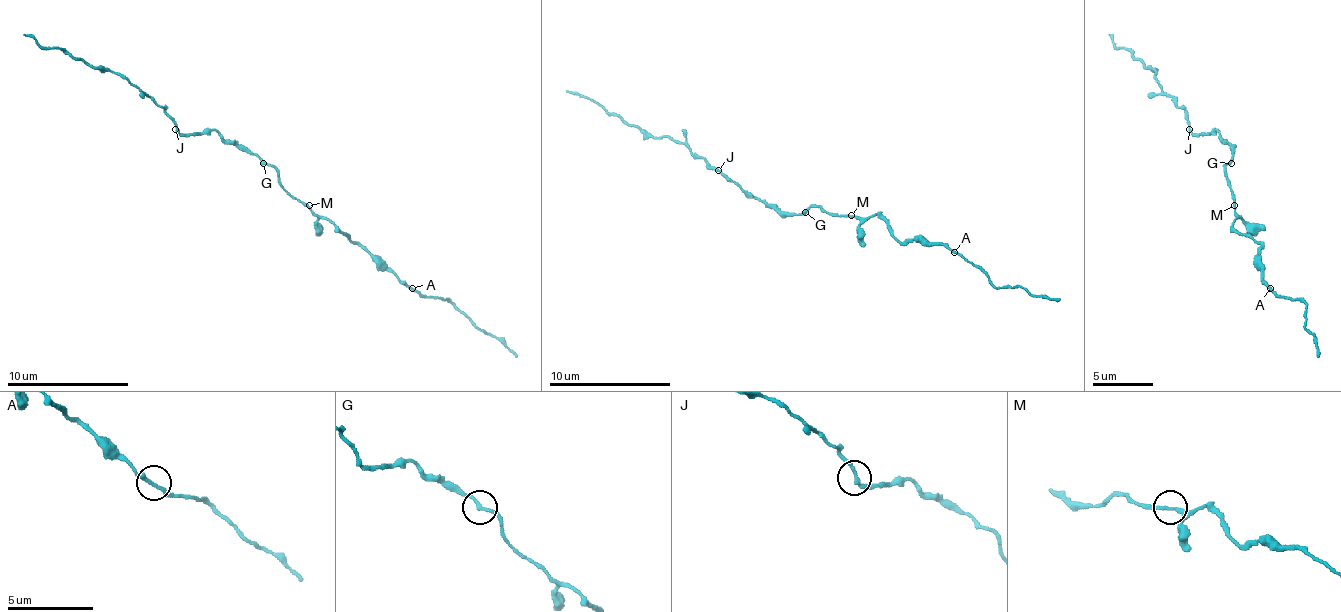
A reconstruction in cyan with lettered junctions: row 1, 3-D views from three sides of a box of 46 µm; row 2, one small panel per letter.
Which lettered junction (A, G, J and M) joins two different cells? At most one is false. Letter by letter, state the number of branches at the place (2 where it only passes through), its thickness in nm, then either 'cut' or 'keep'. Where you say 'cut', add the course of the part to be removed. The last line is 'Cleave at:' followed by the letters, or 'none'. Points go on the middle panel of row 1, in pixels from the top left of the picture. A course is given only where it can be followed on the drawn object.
A: branches 2; calibre 200 nm; keep
G: branches 2; calibre 200 nm; keep
J: branches 2; calibre 200 nm; keep
M: branches 2; calibre 160 nm; keep
Cleave at: none

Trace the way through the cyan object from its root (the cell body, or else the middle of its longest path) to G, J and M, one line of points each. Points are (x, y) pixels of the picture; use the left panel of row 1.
G: (275, 169), (263, 163)
J: (275, 169), (266, 166), (254, 154), (239, 151), (214, 129), (199, 132), (178, 132), (175, 129)
M: (275, 169), (278, 181), (309, 205)

